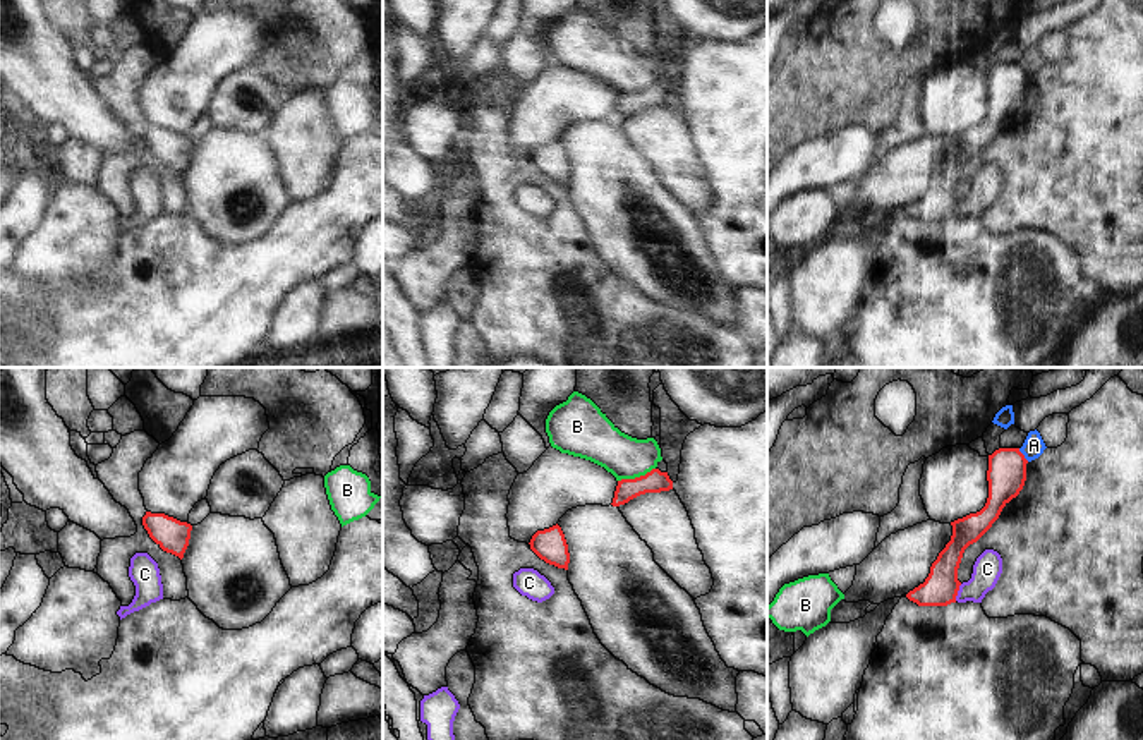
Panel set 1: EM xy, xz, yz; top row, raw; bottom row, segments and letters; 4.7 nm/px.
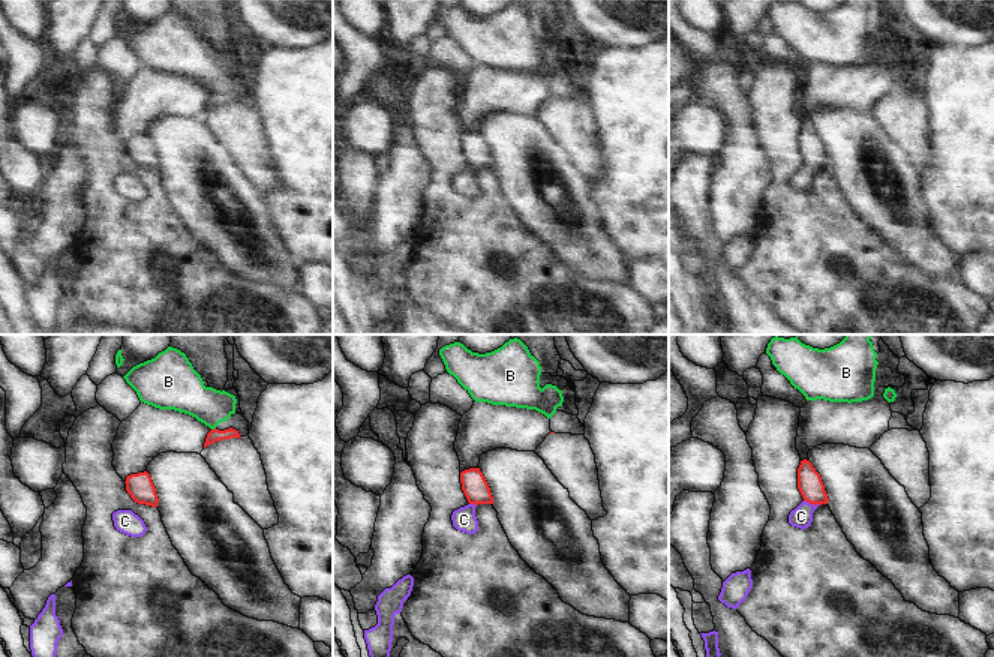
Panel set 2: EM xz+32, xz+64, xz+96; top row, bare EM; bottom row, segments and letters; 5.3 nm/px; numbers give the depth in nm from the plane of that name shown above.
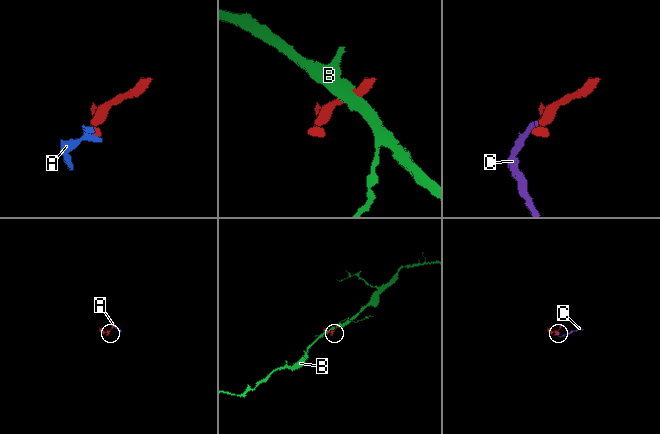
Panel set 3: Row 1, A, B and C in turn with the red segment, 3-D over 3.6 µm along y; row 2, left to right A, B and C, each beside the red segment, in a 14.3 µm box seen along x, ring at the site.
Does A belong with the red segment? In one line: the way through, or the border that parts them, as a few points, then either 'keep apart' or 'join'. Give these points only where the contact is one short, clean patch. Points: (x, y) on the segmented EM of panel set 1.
border yz (1018, 448), (1028, 460); keep apart

